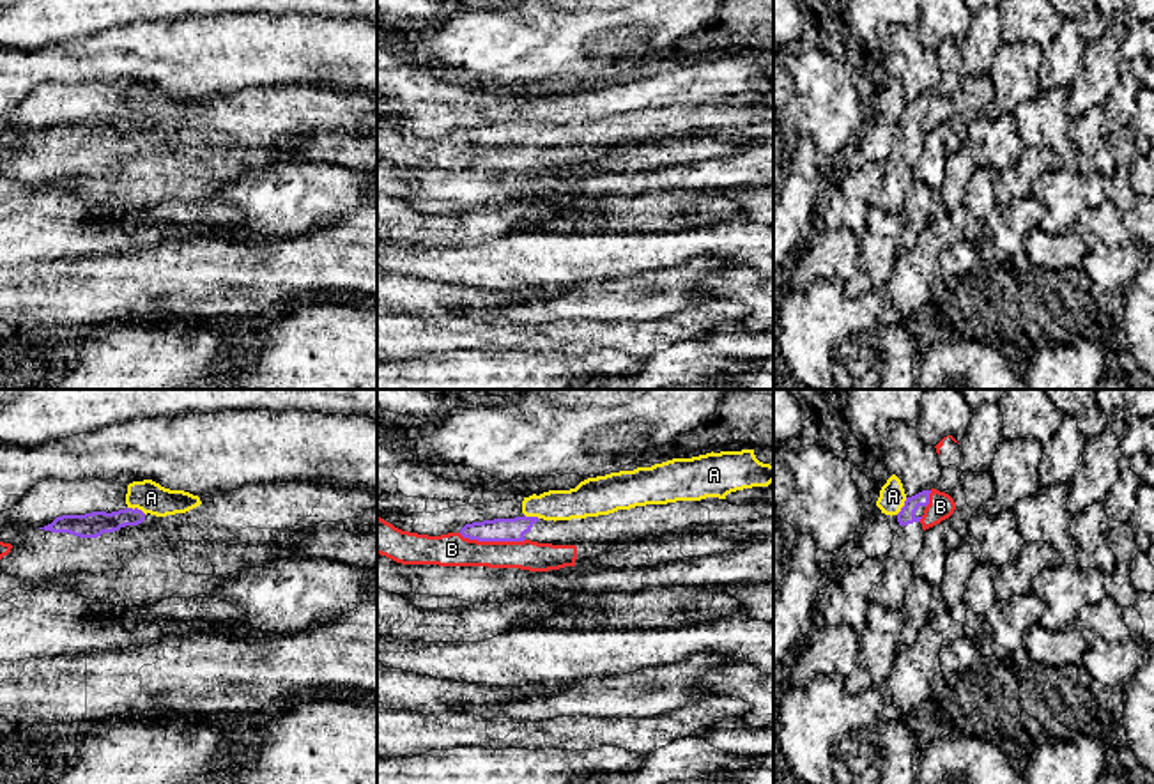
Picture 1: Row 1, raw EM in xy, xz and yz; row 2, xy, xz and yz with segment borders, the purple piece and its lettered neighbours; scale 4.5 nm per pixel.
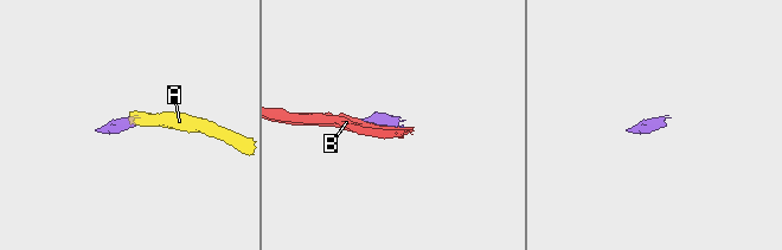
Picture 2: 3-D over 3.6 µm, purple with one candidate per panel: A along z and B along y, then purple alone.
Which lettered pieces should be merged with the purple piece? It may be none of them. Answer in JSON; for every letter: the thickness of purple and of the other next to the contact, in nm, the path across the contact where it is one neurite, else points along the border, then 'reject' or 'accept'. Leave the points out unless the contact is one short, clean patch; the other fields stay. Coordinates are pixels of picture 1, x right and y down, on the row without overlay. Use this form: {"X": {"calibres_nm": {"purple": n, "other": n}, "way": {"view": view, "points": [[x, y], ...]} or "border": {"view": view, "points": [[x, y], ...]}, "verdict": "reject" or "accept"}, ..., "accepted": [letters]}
{"A": {"calibres_nm": {"purple": 110, "other": 140}, "border": {"view": "xy", "points": [[128, 110], [140, 112], [146, 117]]}, "verdict": "reject"}, "B": {"calibres_nm": {"purple": 110, "other": 150}, "verdict": "reject"}, "accepted": []}

